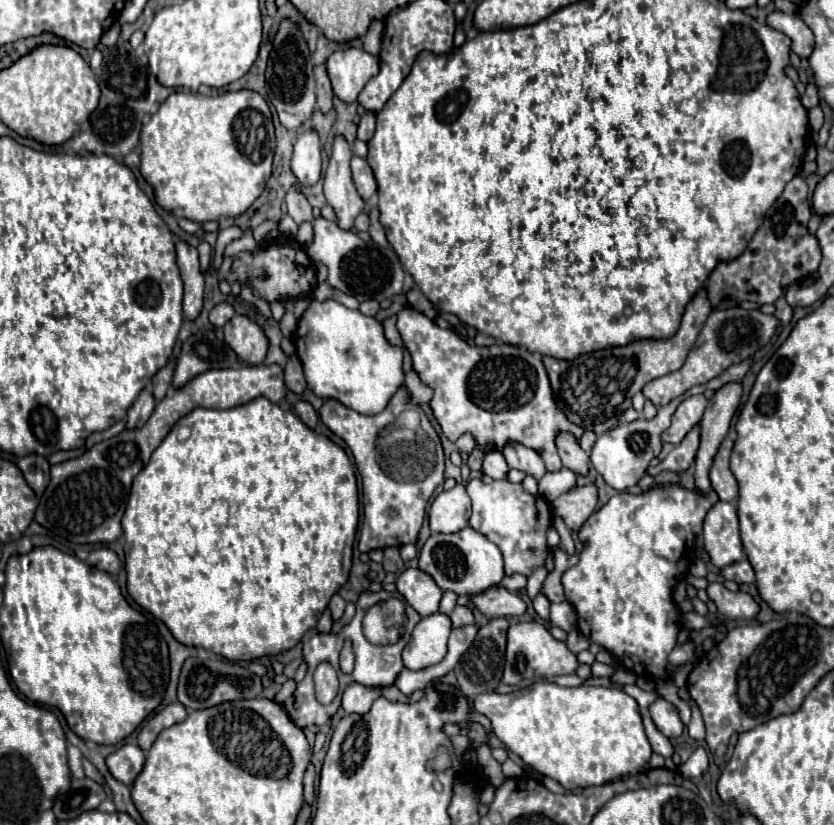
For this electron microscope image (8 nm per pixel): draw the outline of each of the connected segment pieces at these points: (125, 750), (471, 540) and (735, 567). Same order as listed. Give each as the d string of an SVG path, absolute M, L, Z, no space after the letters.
M123 744L107 756L109 772L123 784L133 784L145 762L145 752L137 744Z
M465 526L455 534L431 534L419 554L419 568L431 574L441 590L453 590L457 594L477 594L503 580L503 558L499 548L481 532Z
M743 558L743 560L739 560L739 562L731 564L731 566L721 568L721 576L725 580L733 580L737 584L751 584L751 582L755 582L755 572L753 572L753 568L751 568L747 558Z

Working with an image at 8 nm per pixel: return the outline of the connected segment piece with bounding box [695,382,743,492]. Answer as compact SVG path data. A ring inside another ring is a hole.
M729 382L721 386L709 400L705 414L701 418L701 446L695 458L695 486L701 492L711 490L709 468L719 444L723 442L729 430L731 418L741 400L741 392L741 382Z

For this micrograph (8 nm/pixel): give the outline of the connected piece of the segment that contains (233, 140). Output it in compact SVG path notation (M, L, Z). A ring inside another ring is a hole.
M237 90L217 96L173 92L141 130L141 174L153 186L155 200L177 218L209 222L221 216L243 214L265 190L271 174L275 132L271 110L255 90Z

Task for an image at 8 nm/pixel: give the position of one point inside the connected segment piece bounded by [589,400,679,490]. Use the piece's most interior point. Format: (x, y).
(621, 456)

